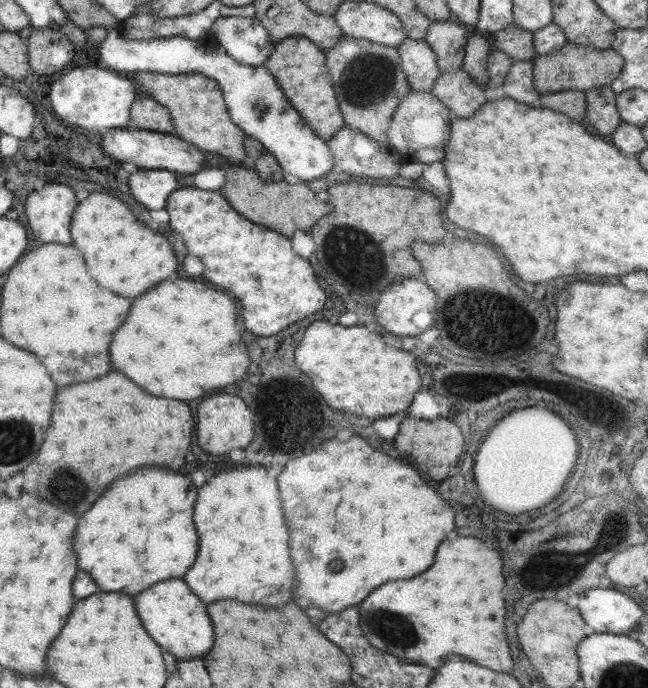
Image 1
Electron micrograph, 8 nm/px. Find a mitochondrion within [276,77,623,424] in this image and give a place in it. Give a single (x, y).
(345, 249)

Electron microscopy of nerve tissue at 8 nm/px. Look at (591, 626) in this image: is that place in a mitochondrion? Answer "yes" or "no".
no

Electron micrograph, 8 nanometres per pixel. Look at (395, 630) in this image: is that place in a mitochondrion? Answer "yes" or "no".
yes

